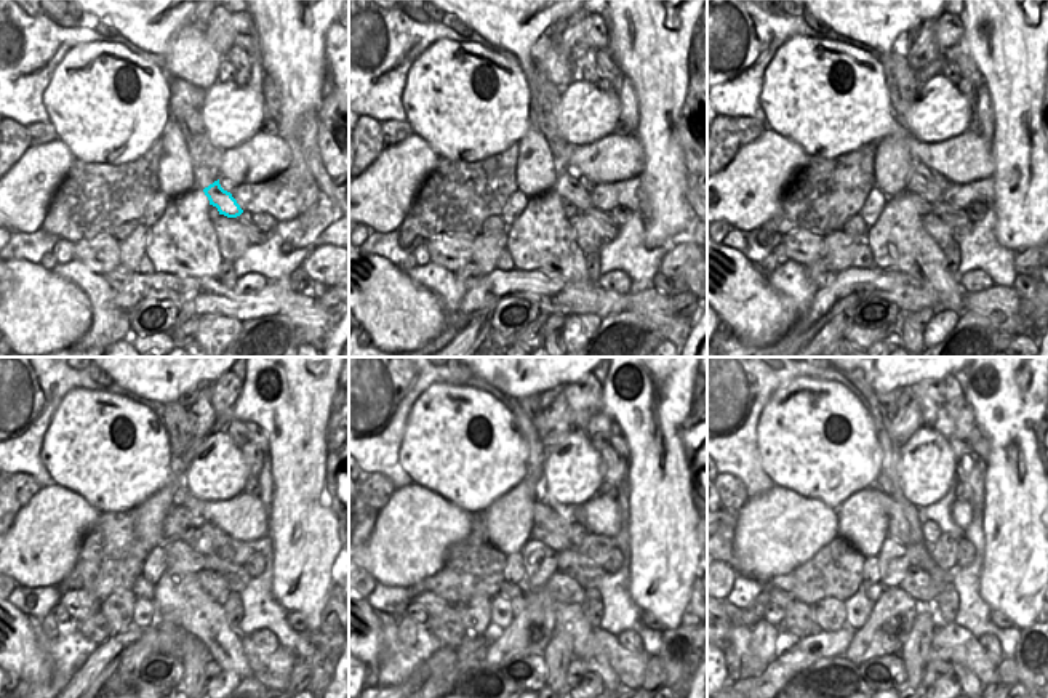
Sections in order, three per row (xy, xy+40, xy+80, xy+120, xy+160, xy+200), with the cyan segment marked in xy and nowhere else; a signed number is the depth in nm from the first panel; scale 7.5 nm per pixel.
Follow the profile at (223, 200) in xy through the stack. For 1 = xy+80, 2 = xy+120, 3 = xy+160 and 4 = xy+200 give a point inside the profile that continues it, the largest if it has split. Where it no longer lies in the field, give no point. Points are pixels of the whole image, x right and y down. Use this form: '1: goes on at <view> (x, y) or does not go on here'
1: goes on at xy+80 (920, 181)
2: goes on at xy+120 (199, 535)
3: goes on at xy+160 (548, 527)
4: goes on at xy+200 (898, 529)

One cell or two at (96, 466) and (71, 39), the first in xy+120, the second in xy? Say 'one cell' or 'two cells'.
two cells

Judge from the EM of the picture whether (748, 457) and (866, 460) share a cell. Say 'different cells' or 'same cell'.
different cells

